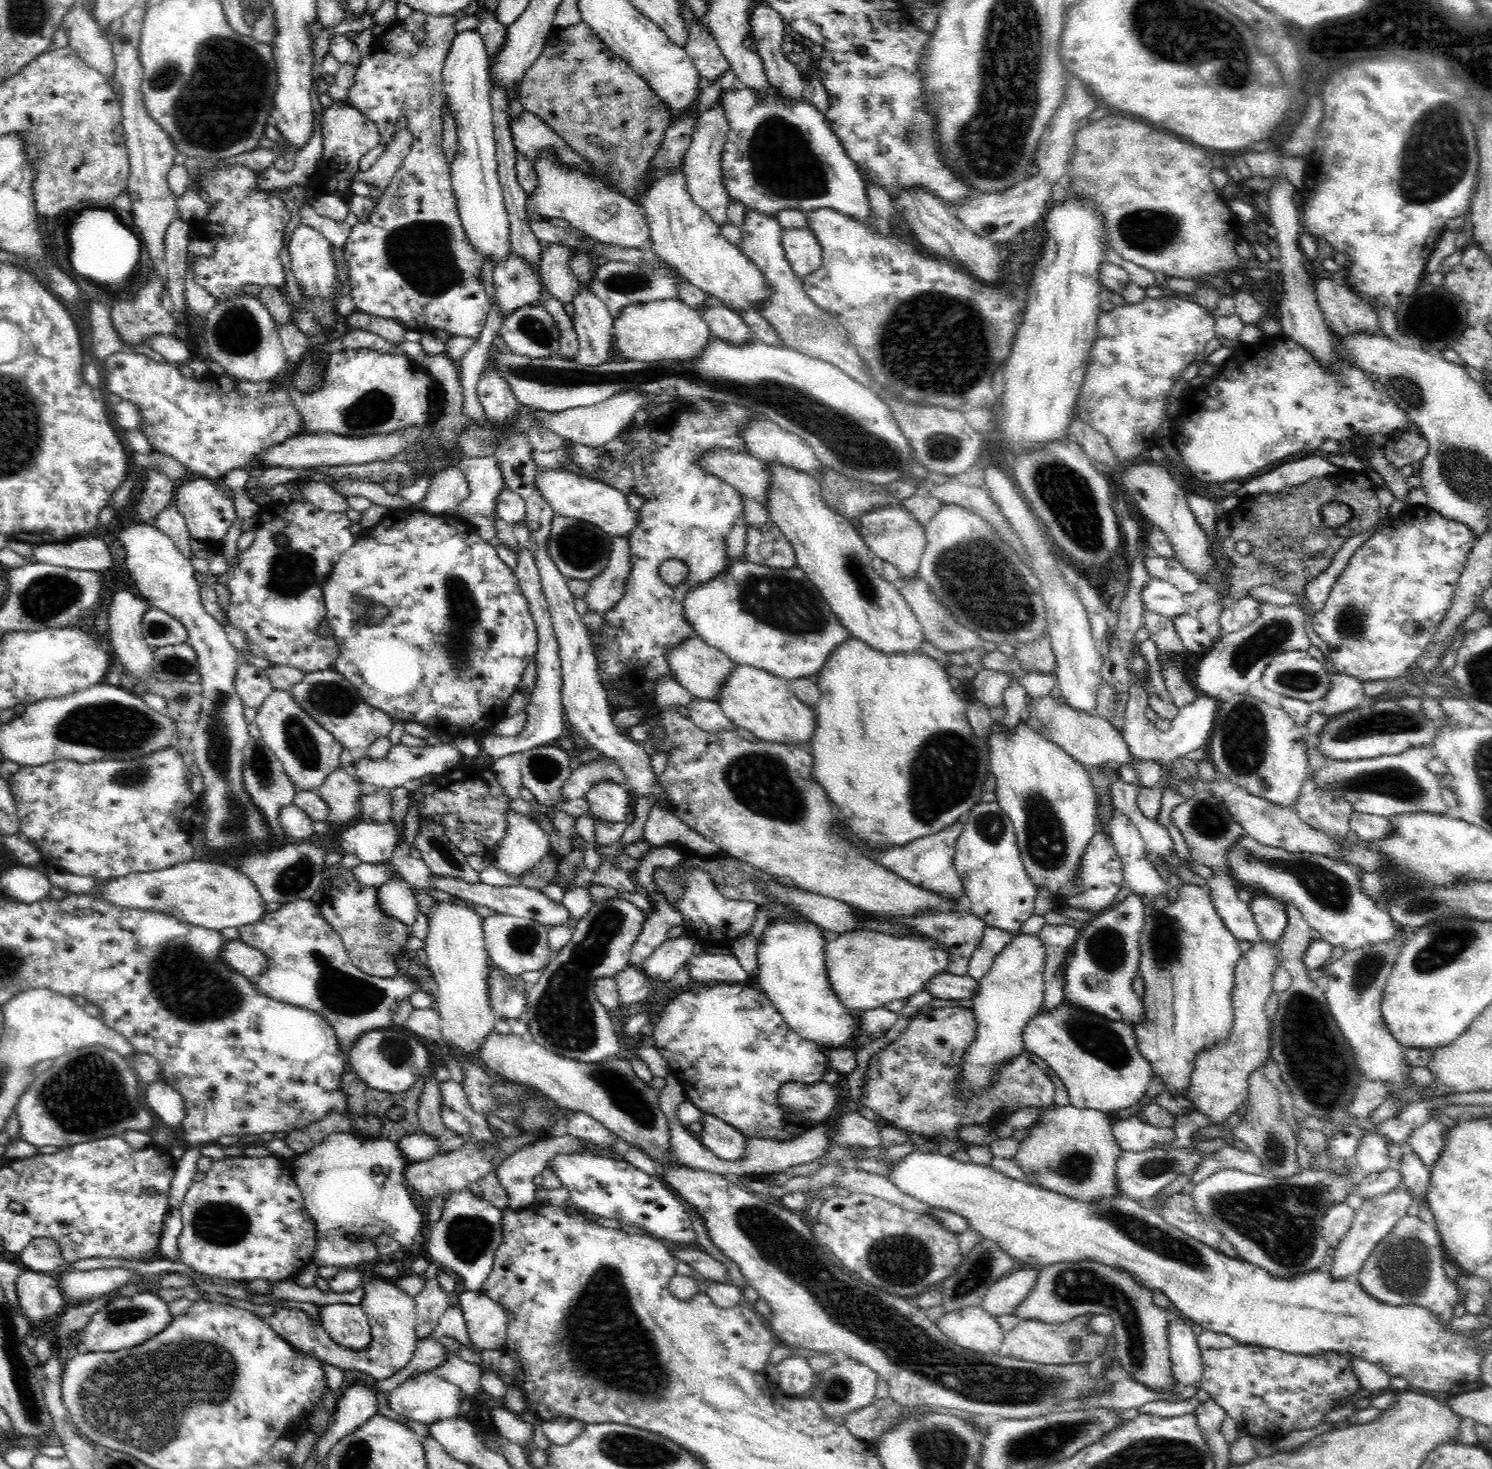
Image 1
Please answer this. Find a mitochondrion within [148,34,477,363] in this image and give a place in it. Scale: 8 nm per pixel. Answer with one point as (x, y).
(419, 251)

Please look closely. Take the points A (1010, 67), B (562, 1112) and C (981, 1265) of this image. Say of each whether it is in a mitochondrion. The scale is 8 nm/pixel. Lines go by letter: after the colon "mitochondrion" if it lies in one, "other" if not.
A: mitochondrion
B: other
C: mitochondrion

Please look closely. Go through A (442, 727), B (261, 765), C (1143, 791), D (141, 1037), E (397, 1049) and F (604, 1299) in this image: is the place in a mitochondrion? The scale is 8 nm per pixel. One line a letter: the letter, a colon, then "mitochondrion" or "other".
A: other
B: mitochondrion
C: other
D: other
E: mitochondrion
F: mitochondrion

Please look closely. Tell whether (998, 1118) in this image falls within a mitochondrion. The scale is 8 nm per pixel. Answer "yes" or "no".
no

